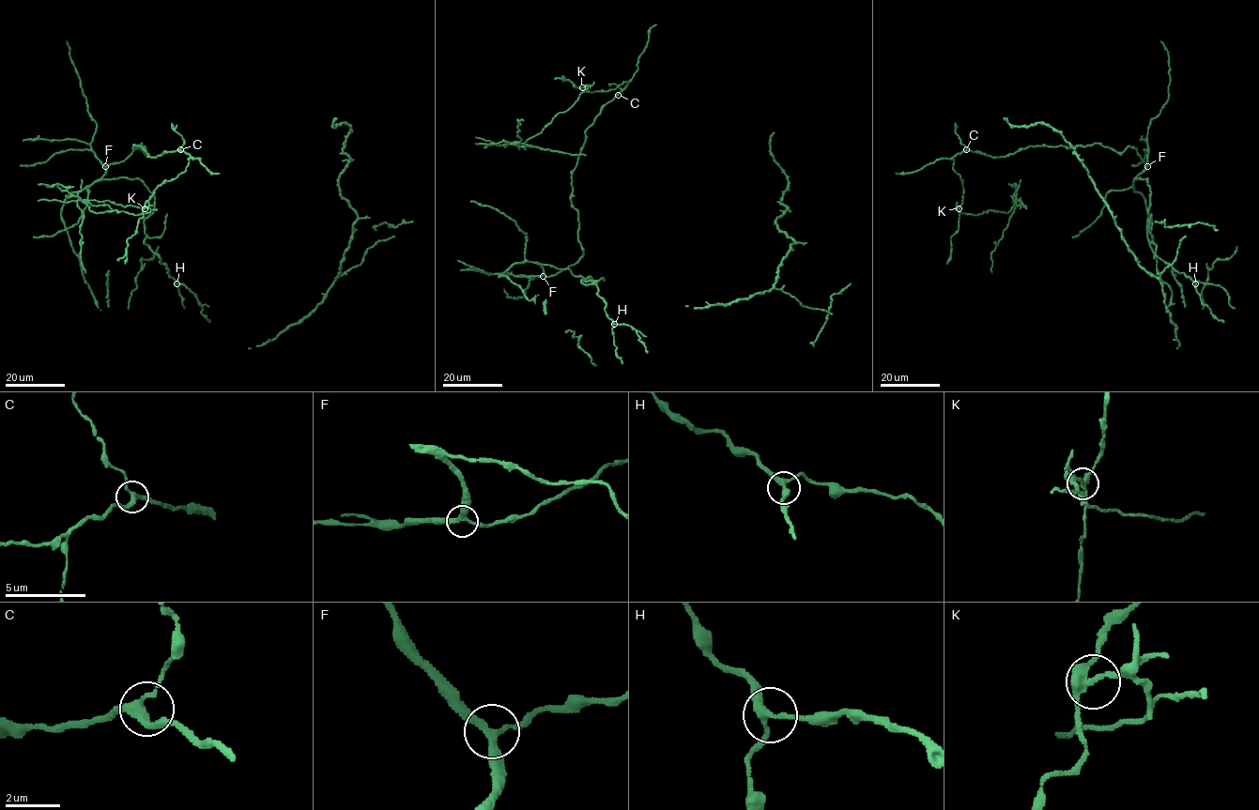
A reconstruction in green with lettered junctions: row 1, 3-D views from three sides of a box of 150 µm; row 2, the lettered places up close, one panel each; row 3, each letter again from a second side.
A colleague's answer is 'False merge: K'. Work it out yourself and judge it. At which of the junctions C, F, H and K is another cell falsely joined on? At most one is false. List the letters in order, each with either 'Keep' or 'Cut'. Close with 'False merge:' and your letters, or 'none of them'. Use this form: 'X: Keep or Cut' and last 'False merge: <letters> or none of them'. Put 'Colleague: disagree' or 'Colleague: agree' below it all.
C: Keep
F: Keep
H: Keep
K: Cut
False merge: K
Colleague: agree

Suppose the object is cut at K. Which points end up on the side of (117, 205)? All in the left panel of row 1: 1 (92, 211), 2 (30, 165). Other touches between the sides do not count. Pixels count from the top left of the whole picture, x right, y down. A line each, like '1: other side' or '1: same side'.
1: same side
2: other side

